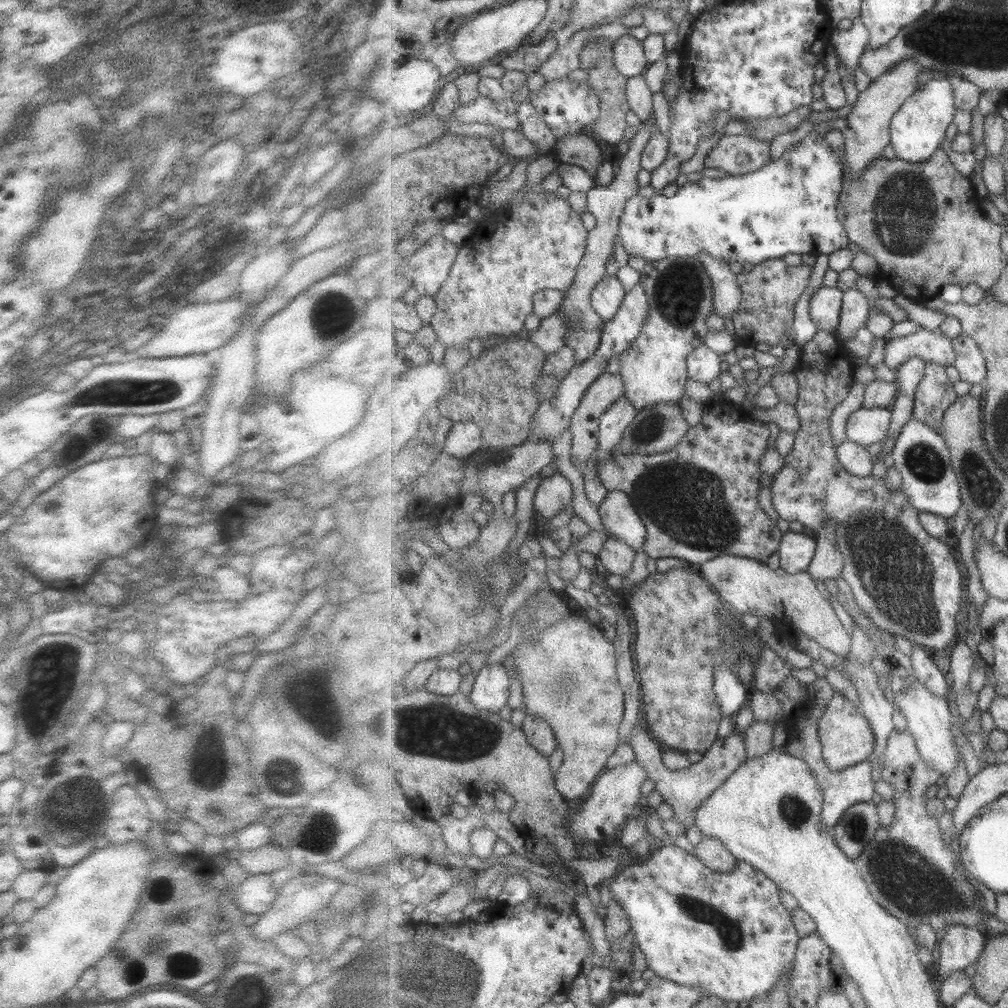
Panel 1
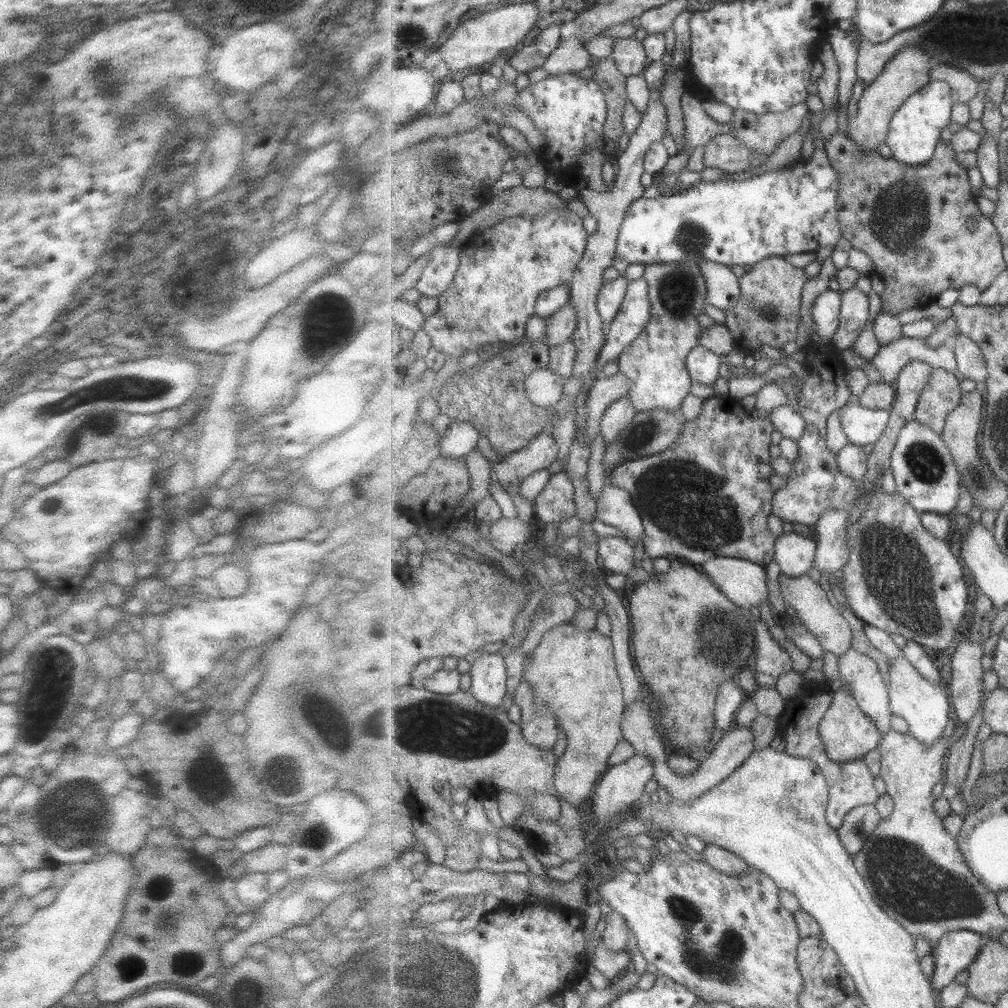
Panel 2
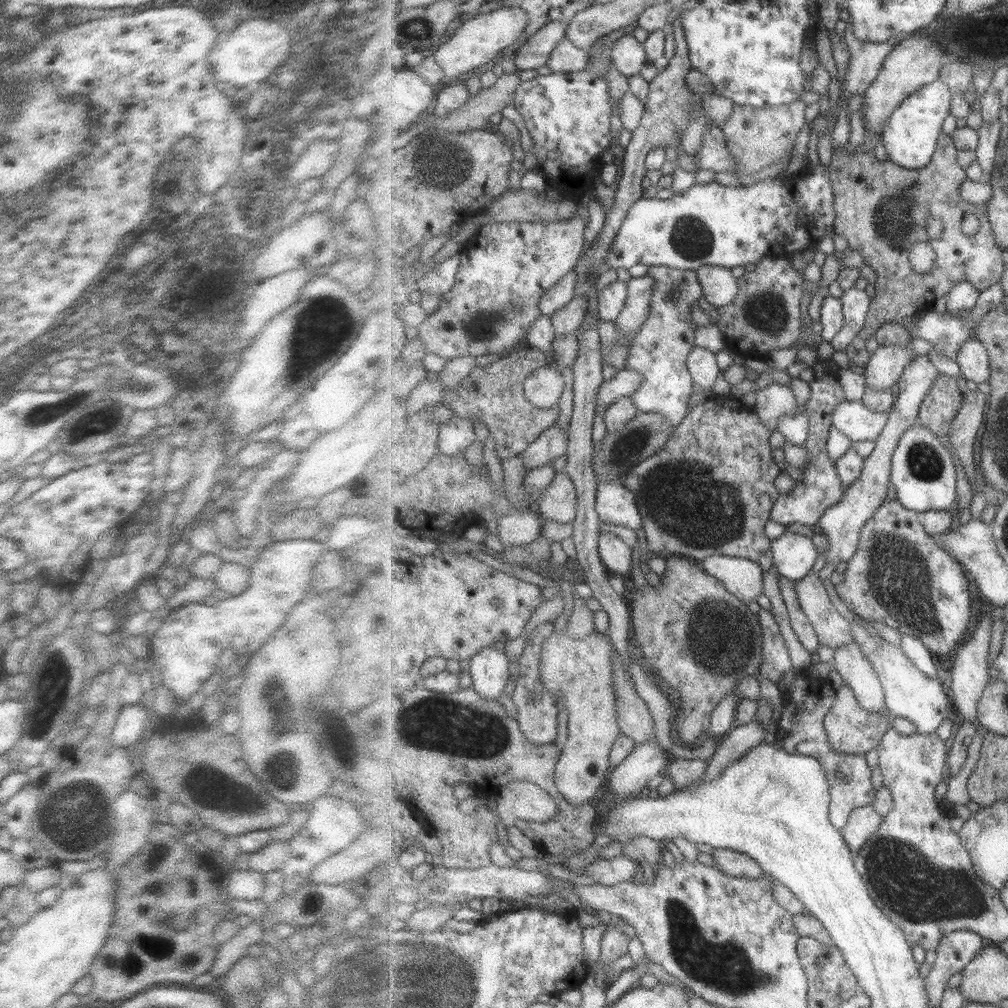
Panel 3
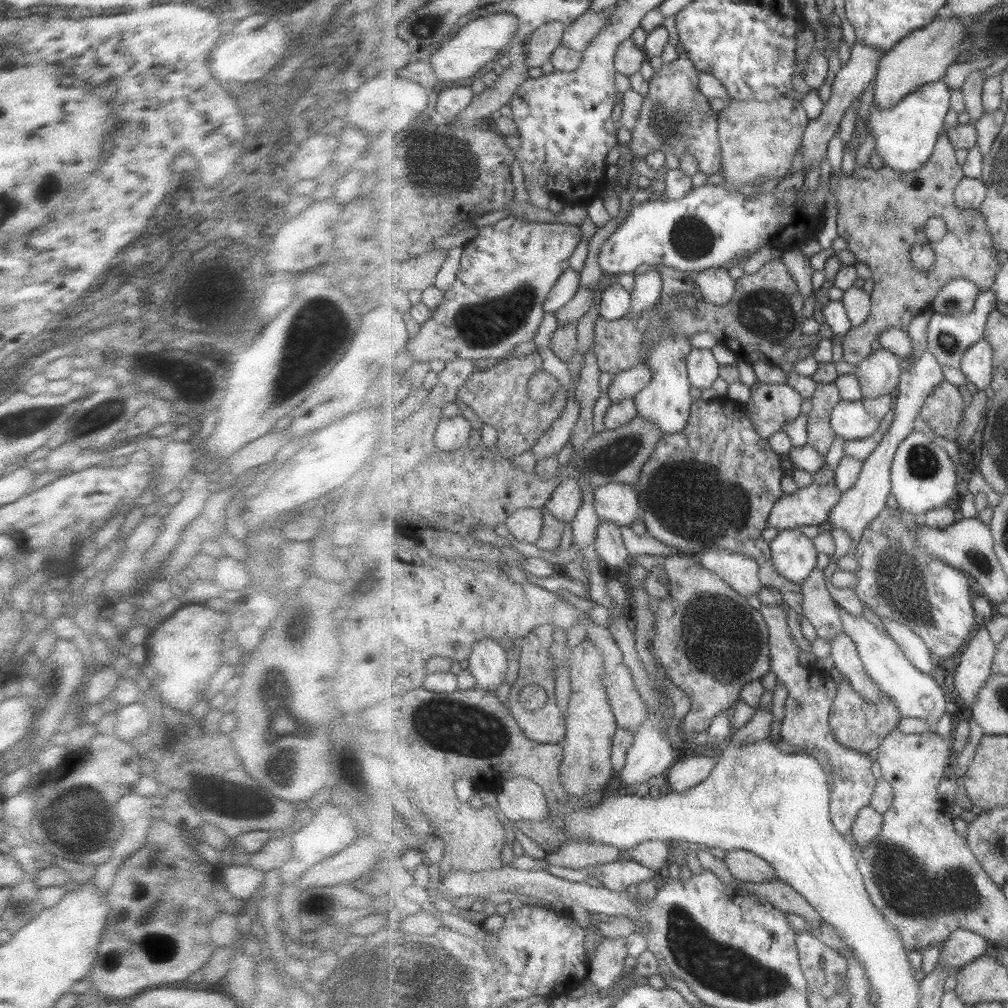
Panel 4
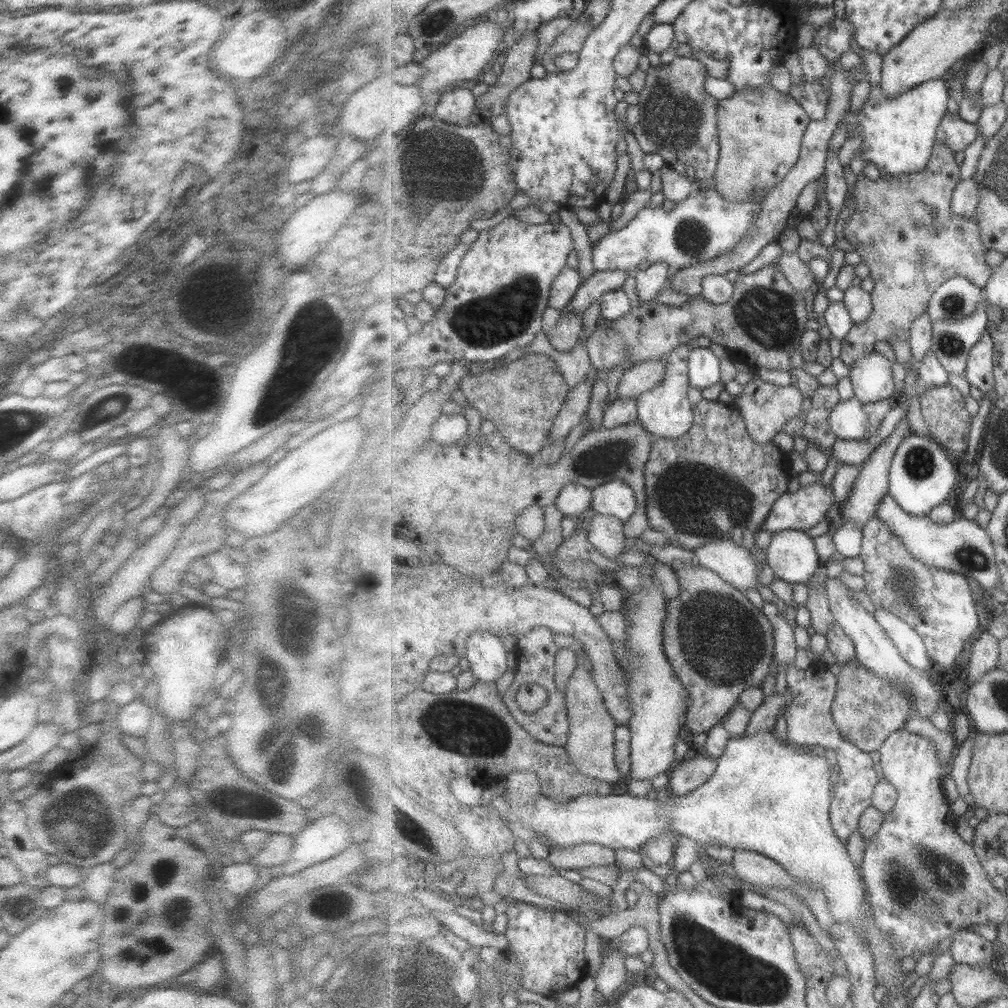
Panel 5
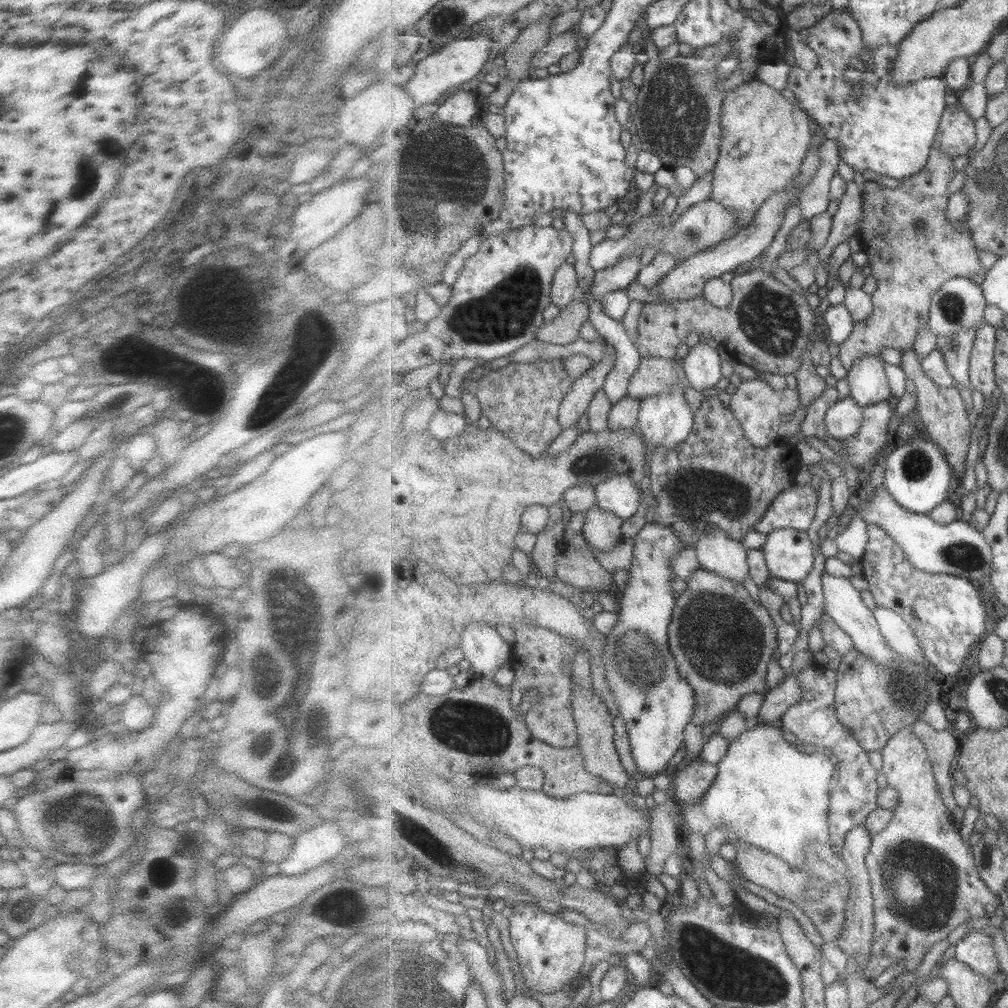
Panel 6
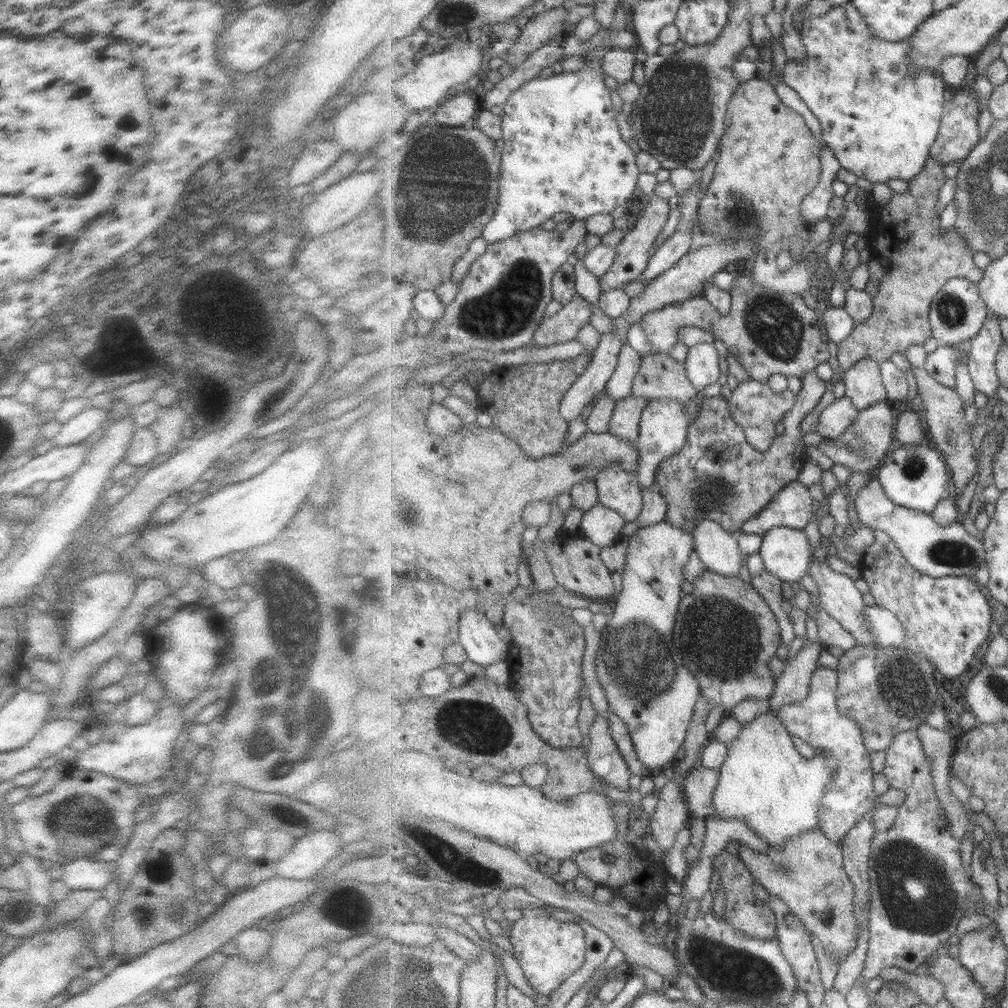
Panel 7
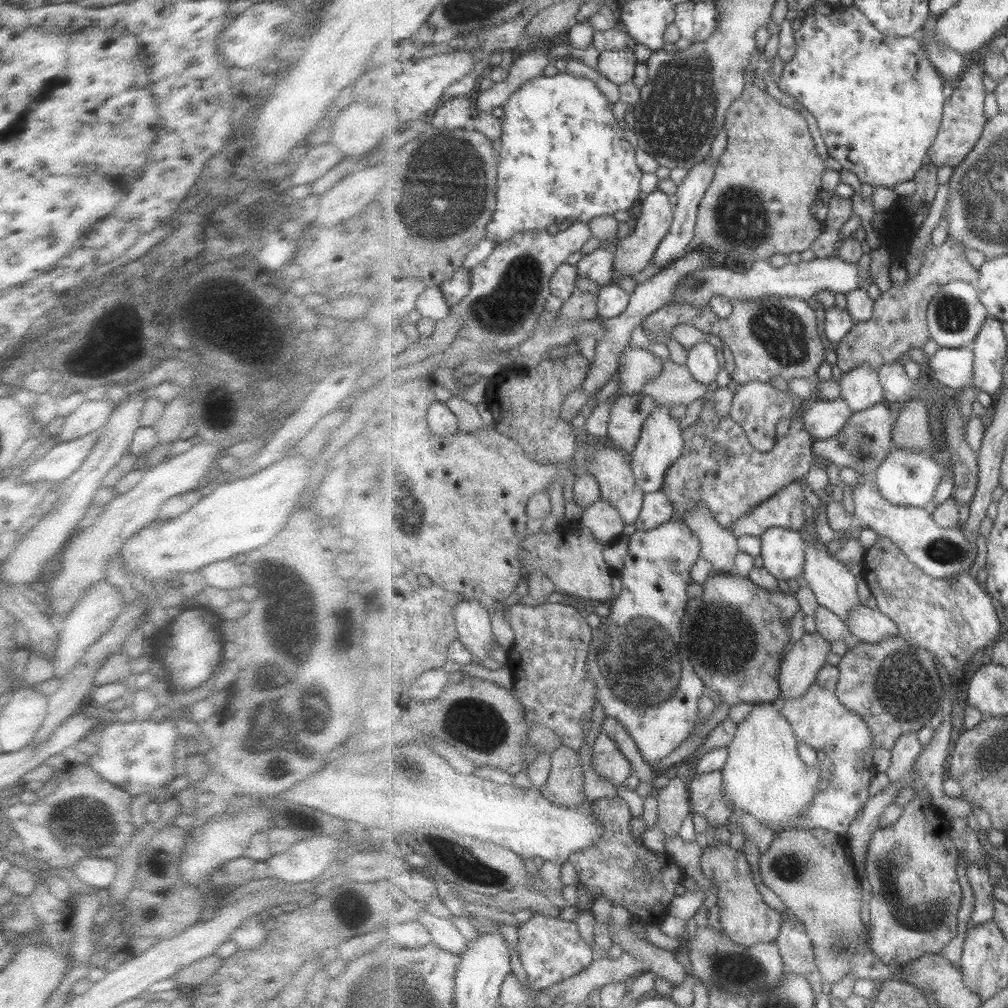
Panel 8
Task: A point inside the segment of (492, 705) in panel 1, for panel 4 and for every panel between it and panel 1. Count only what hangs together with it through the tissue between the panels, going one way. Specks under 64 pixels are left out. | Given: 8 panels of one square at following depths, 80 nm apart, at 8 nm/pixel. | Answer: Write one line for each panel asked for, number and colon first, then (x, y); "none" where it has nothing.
2: (488, 673)
3: (489, 668)
4: (488, 662)

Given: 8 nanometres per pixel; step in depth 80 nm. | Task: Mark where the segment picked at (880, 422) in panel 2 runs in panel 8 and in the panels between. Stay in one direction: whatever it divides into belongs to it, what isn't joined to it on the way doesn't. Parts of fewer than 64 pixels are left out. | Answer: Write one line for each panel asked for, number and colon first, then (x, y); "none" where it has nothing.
3: (857, 422)
4: (850, 420)
5: (848, 421)
6: (844, 419)
7: (836, 419)
8: (824, 420)

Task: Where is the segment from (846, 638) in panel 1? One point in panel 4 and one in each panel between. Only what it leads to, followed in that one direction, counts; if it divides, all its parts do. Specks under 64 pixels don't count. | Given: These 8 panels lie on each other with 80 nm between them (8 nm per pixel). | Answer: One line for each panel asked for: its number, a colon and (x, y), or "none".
2: (744, 582)
3: (744, 578)
4: (742, 572)

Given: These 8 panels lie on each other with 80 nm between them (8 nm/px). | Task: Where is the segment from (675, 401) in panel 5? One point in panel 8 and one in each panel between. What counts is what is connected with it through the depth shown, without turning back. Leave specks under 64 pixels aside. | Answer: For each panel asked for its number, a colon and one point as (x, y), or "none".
6: (666, 420)
7: (664, 426)
8: (661, 444)

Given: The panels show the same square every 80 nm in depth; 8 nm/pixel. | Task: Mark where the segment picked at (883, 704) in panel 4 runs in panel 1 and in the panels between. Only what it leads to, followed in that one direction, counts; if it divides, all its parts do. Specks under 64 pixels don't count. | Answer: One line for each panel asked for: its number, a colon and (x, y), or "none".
1: (847, 738)
2: (848, 733)
3: (853, 729)

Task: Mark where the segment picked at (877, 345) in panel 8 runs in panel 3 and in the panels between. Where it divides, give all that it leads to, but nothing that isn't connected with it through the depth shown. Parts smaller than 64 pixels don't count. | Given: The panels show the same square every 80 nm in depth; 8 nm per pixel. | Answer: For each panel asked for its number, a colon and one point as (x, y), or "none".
3: (882, 210)
4: (882, 213)
5: (903, 227)
6: (906, 233)
7: (917, 261)

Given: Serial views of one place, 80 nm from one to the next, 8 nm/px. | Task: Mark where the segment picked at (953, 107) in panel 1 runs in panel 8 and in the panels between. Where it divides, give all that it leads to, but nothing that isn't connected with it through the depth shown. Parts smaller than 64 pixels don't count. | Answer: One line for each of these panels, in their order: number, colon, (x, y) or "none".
2: (915, 130)
3: (910, 135)
4: (905, 136)
5: (899, 134)
6: (890, 128)
7: (880, 116)
8: (878, 100)

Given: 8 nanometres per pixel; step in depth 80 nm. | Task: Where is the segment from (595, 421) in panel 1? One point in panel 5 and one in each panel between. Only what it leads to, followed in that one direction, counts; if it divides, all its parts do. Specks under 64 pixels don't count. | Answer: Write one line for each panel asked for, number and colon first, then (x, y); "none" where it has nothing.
2: (606, 390)
3: (626, 382)
4: (627, 384)
5: (646, 375)

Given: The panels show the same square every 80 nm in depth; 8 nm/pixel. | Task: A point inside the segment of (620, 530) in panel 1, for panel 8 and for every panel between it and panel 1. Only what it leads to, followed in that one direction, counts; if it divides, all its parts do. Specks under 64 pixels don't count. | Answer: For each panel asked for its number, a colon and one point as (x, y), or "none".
2: (616, 507)
3: (616, 504)
4: (617, 502)
5: (616, 498)
6: (619, 494)
7: (618, 488)
8: (614, 472)

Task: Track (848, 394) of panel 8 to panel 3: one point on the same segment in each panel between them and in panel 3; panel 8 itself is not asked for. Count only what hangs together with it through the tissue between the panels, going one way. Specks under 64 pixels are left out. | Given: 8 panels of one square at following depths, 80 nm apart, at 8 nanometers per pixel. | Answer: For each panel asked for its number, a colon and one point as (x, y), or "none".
3: (886, 366)
4: (879, 374)
5: (873, 381)
6: (869, 385)
7: (864, 385)

